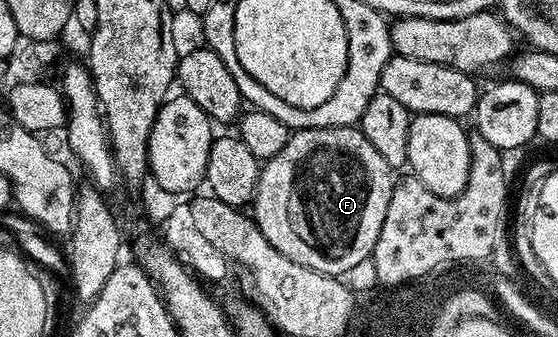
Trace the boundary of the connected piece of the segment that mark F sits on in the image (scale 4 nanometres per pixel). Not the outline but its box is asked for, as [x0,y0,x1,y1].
[251,125,394,275]

